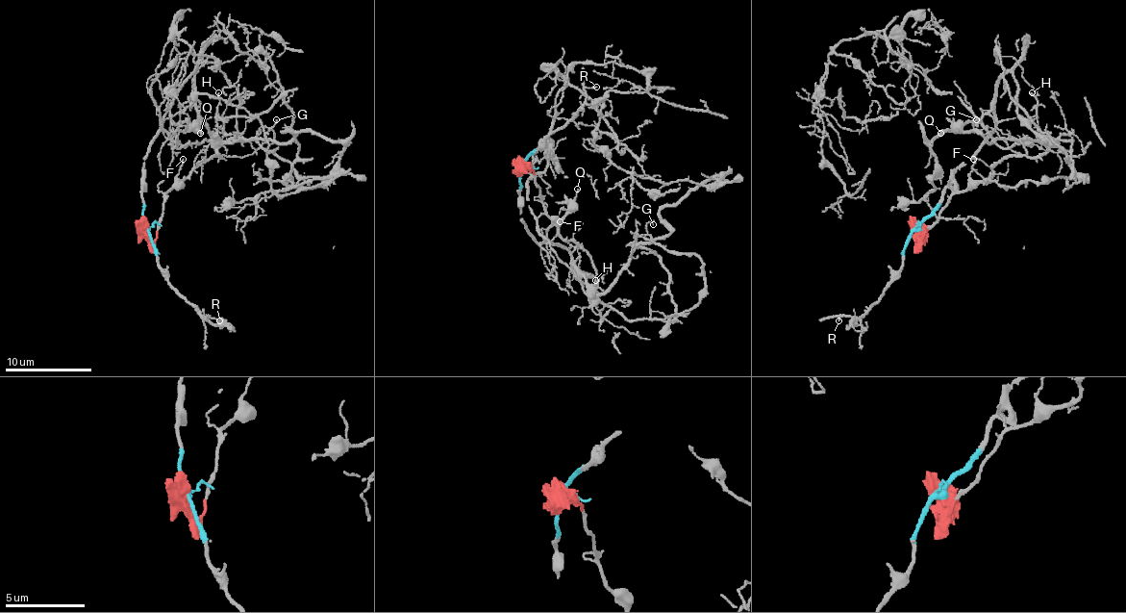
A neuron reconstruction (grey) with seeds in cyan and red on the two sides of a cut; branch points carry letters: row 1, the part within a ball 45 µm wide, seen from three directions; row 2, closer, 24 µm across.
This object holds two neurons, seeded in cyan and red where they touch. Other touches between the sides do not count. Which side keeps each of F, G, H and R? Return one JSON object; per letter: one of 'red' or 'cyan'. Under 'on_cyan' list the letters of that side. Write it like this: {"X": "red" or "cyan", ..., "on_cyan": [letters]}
{"F": "red", "G": "red", "H": "red", "R": "cyan", "on_cyan": ["R"]}

